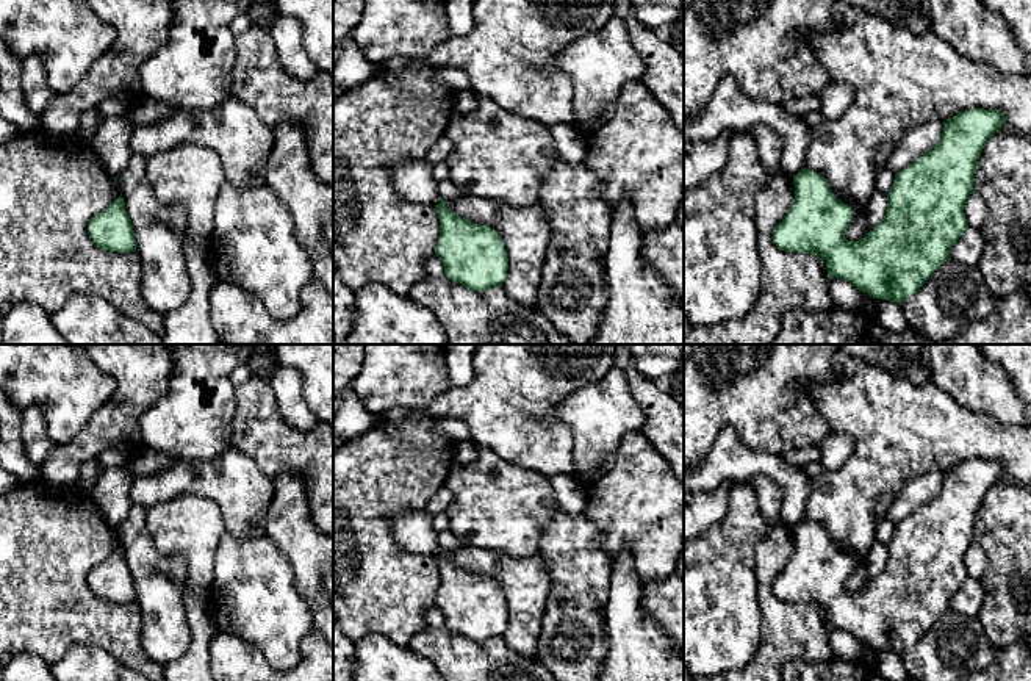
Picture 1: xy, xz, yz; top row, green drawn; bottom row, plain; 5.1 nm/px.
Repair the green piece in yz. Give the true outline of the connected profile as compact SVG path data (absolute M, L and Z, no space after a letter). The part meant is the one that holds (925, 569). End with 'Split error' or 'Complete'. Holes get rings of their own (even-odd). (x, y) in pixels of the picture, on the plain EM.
M970 459L943 471L940 493L895 524L884 570L857 592L845 589L853 568L851 557L832 545L823 526L801 520L793 528L793 554L774 578L773 593L785 603L815 604L826 612L829 628L850 632L873 650L901 656L951 609L953 596L968 578L964 557L973 543L981 503L1004 473L1001 460L984 459Z. Complete

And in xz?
M440 549L435 556L440 570L440 589L435 604L443 612L444 626L465 636L471 642L487 642L502 636L508 622L508 609L499 584L488 576L474 575L455 565L446 559L446 554L447 553Z. Complete

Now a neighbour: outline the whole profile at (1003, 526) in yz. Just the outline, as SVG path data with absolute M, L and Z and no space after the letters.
M995 484L984 496L973 531L976 543L986 557L986 567L979 578L984 587L984 601L978 614L989 642L995 650L1020 643L1025 634L1031 634L1031 490L1022 484Z

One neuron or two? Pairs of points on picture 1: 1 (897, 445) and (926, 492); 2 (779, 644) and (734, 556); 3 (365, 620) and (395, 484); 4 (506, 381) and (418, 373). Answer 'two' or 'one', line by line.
1: two
2: two
3: one
4: two

